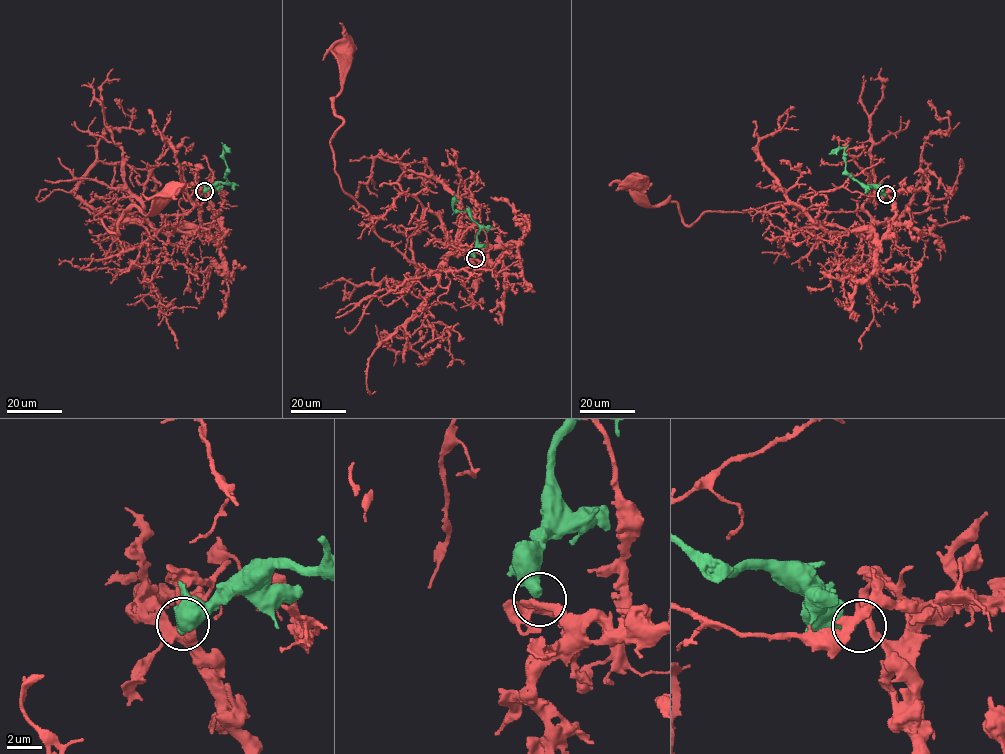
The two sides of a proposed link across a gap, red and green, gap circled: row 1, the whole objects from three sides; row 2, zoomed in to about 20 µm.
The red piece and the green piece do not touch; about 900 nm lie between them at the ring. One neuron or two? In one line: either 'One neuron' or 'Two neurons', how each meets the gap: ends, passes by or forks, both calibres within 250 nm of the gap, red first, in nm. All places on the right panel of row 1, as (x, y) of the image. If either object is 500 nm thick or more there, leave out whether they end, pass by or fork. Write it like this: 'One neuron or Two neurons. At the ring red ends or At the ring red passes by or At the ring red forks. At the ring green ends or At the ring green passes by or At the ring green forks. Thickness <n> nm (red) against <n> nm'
Two neurons. Thickness 360 nm (red) against 550 nm

